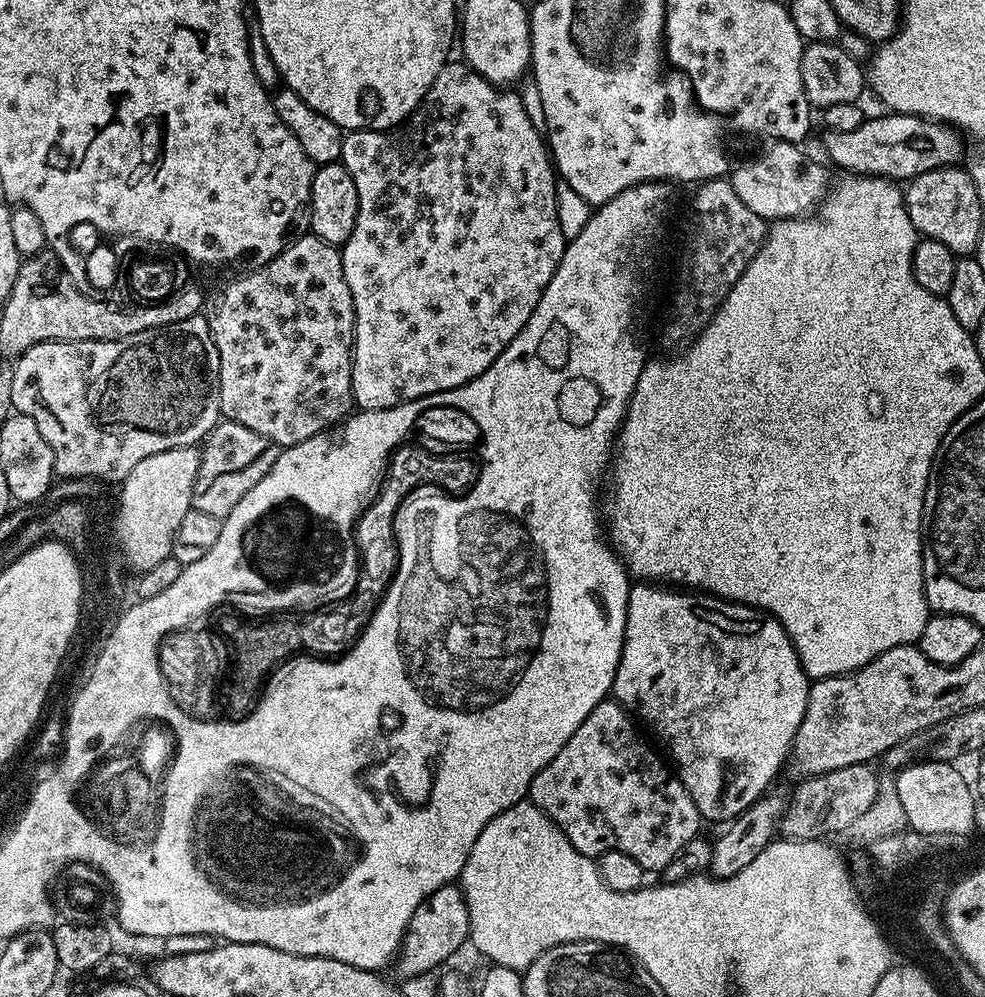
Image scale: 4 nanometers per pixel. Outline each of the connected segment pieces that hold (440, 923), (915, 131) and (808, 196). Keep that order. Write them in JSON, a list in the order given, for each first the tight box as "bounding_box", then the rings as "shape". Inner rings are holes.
[{"bounding_box":[394,883,469,976],"shape":[[[455,883],[444,884],[430,898],[414,910],[414,918],[410,918],[404,941],[396,953],[394,969],[400,976],[420,976],[423,972],[432,972],[439,964],[444,964],[463,944],[469,943],[468,907],[464,891]]]},{"bounding_box":[823,115,965,182],"shape":[[[884,115],[888,116],[876,116],[873,120],[872,117],[865,118],[862,126],[858,126],[858,130],[850,130],[850,134],[823,133],[829,158],[838,167],[845,168],[845,173],[907,182],[918,174],[926,174],[935,168],[950,168],[965,159],[964,144],[960,141],[962,136],[957,129],[939,120],[927,120],[924,116]]]},{"bounding_box":[730,142,830,222],"shape":[[[776,142],[768,147],[772,148],[766,149],[757,160],[752,160],[749,164],[740,164],[737,168],[735,165],[731,169],[730,179],[734,186],[734,194],[738,194],[738,198],[742,198],[742,202],[746,202],[746,206],[750,206],[750,210],[754,210],[754,214],[761,216],[765,222],[795,220],[807,217],[811,213],[808,211],[812,207],[813,211],[830,191],[830,180],[828,184],[827,170],[818,161],[811,160],[803,152],[803,147],[783,142]]]}]

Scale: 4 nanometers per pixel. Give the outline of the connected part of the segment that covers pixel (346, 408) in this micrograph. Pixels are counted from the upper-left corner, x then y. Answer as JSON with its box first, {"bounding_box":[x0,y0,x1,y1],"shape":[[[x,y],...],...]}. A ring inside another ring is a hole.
{"bounding_box":[206,234,356,446],"shape":[[[311,234],[301,235],[293,239],[288,247],[272,260],[261,263],[257,272],[248,272],[237,280],[232,280],[216,297],[206,304],[206,315],[210,334],[214,338],[214,346],[218,350],[220,363],[220,415],[224,420],[233,420],[238,426],[246,426],[246,430],[254,430],[254,434],[262,434],[277,446],[297,444],[314,434],[323,432],[343,421],[353,411],[352,398],[352,346],[356,334],[356,311],[350,294],[350,286],[346,286],[344,258],[341,249],[334,244],[327,244],[322,238]]]}

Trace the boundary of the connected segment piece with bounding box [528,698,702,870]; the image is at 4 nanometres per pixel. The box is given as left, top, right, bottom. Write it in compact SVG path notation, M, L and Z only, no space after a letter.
M605 698L598 706L594 706L594 710L590 710L590 714L586 718L586 722L582 722L582 726L578 726L578 730L574 730L570 742L566 742L566 746L562 746L562 750L558 750L556 757L533 778L532 785L528 788L528 796L531 803L539 806L584 856L599 858L606 851L622 851L632 855L645 870L651 870L651 868L663 870L679 854L679 851L701 831L702 817L698 806L694 806L694 798L690 798L690 794L684 789L684 783L680 781L679 775L674 774L673 769L667 763L664 765L660 761L659 754L636 733L631 719L633 720L633 717L621 704L616 703L615 699Z

